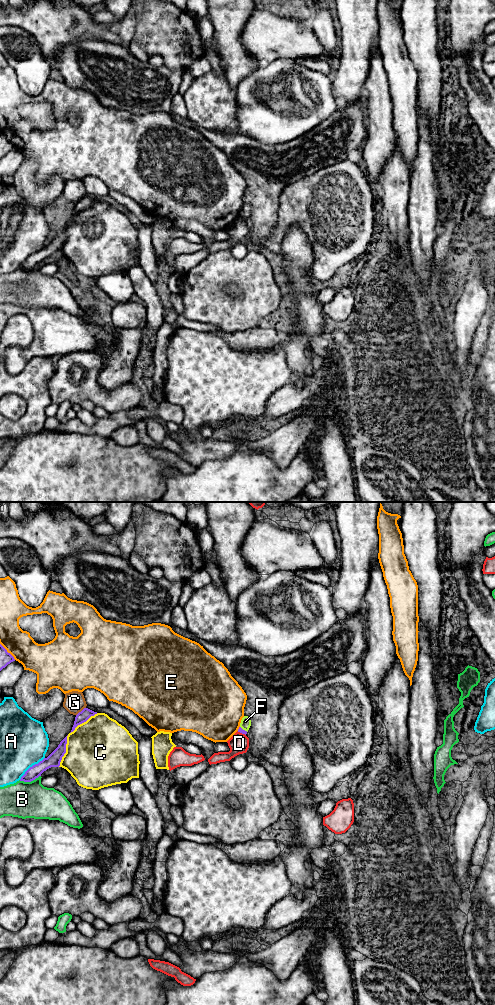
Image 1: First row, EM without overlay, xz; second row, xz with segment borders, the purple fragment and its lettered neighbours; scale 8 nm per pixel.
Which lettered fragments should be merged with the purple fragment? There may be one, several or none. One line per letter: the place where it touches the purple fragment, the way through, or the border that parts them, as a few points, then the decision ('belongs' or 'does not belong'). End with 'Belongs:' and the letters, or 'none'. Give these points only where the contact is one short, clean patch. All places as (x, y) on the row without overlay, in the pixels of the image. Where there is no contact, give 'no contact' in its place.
A: meets purple in xz at (32, 254); does not belong
B: meets purple in xz at (29, 269); does not belong
C: meets purple in xz at (65, 239); does not belong
D: meets purple in xz at (241, 220); does not belong
E: meets purple in xz at (6, 139); does not belong
F: meets purple in xz at (244, 218); border along xz (240, 214), (247, 219); does not belong
G: meets purple in xz at (81, 199); does not belong
Belongs: none

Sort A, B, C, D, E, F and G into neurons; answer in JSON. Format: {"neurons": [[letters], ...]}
{"neurons": [["A"], ["B"], ["C"], ["D"], ["E"], ["F"], ["G"]]}

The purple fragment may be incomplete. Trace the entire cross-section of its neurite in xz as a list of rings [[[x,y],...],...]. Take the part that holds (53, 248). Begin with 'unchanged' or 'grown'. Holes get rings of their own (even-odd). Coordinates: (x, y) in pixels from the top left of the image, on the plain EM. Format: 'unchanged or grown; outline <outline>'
unchanged; outline [[[67,224],[60,230],[58,235],[38,252],[30,255],[21,265],[20,269],[31,270],[51,255],[59,255],[62,245],[66,241]]]

